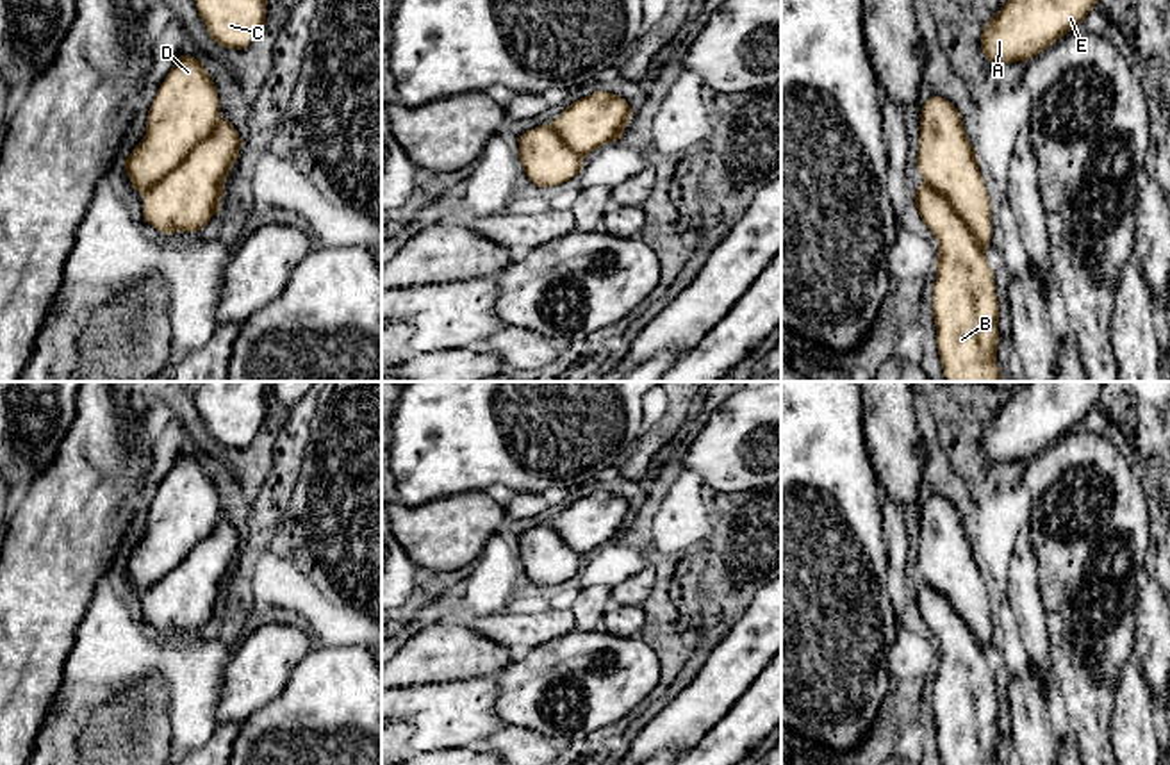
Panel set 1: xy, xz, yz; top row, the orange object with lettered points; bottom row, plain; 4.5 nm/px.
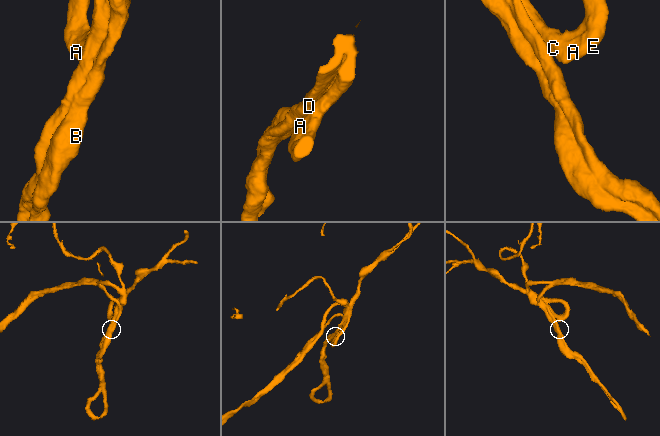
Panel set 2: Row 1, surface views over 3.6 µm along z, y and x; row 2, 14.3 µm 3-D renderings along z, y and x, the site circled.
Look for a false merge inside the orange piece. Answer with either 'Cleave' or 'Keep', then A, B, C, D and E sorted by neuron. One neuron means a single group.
Keep. Groups: A B C D E

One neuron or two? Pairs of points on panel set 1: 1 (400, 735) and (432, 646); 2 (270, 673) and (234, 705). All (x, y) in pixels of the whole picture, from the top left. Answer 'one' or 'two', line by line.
1: two
2: one

